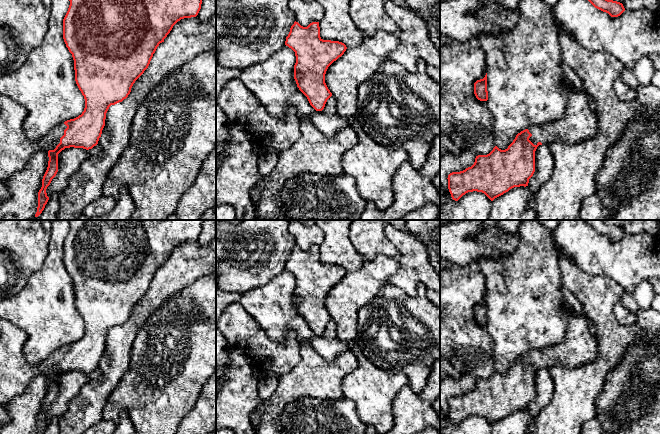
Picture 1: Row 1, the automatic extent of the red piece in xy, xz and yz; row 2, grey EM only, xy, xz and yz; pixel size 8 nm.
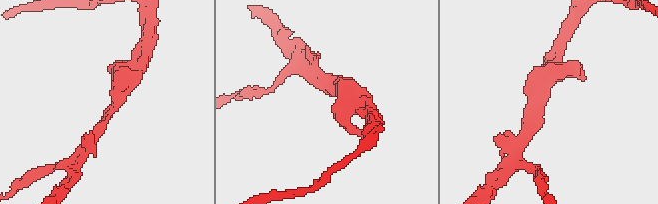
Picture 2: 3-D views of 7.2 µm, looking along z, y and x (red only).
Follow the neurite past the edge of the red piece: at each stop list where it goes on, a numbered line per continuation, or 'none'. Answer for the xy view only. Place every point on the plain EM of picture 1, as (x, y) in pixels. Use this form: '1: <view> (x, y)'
1: xy (16, 373)

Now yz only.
1: yz (579, 347)

